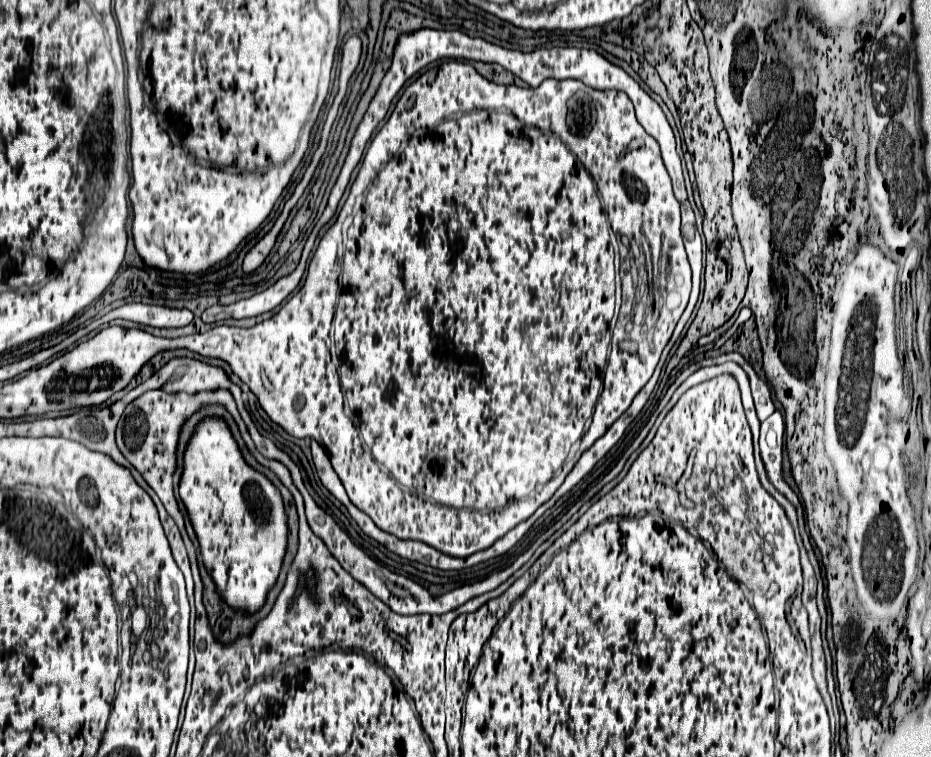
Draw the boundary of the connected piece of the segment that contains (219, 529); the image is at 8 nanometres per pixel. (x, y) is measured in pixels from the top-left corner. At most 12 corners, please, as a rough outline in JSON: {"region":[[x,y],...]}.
{"region":[[222,416],[184,450],[180,500],[218,596],[256,614],[288,548],[280,490]]}

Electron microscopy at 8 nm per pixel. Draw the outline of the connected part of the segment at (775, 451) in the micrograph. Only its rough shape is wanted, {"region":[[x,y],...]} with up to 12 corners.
{"region":[[774,412],[762,422],[760,454],[768,480],[794,502],[782,480],[784,420]]}

